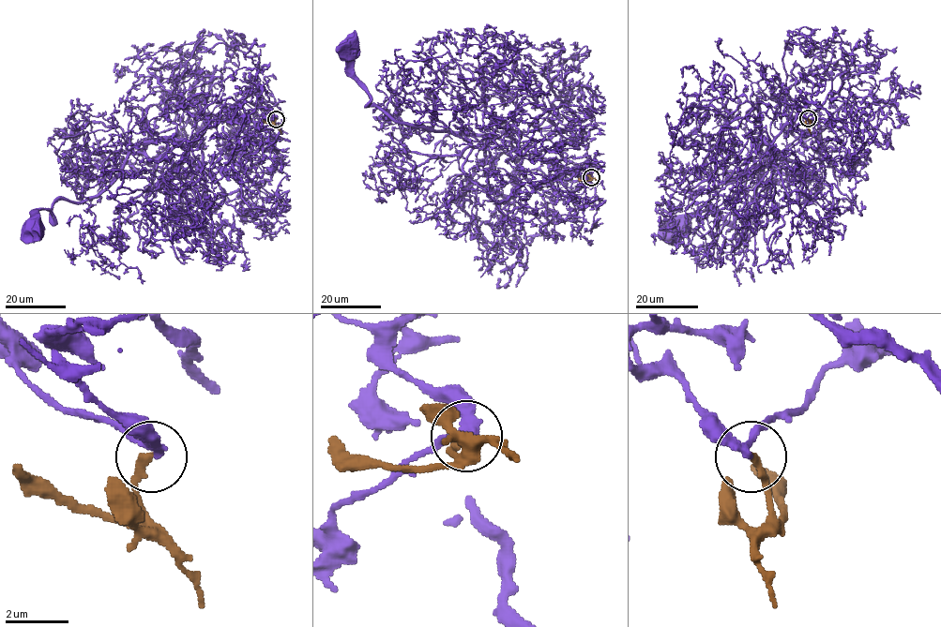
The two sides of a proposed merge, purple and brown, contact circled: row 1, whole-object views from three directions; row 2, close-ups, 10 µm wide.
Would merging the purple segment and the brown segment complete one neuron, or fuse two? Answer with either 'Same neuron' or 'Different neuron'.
Same neuron

